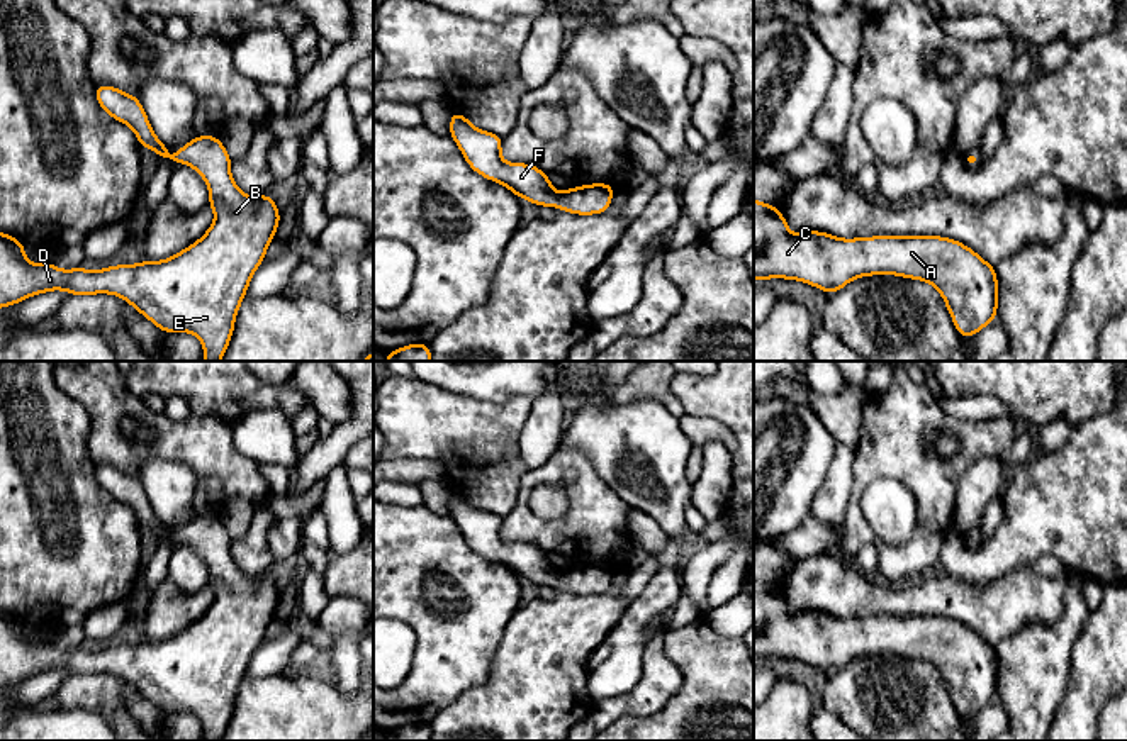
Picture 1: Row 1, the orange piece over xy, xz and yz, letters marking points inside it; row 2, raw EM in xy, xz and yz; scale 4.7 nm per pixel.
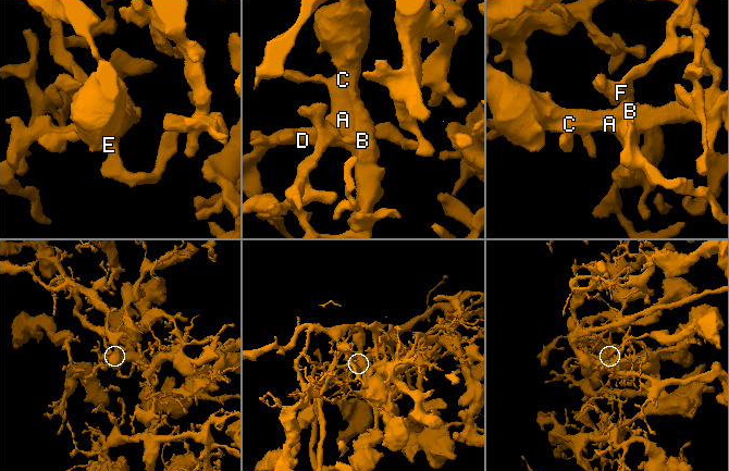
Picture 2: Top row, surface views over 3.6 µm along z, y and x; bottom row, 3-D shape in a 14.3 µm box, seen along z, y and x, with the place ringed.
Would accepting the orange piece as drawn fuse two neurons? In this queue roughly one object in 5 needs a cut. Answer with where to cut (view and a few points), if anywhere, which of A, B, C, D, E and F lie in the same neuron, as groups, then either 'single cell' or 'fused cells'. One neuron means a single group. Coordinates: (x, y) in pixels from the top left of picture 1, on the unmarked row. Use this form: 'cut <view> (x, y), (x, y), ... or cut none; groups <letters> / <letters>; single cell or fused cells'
cut none; groups A B C D E F; single cell

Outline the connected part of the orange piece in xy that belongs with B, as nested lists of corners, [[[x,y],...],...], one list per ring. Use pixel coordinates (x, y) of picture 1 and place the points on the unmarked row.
[[[95,465],[95,478],[104,492],[134,510],[141,527],[153,529],[158,539],[166,539],[171,546],[185,543],[195,549],[209,566],[209,587],[216,599],[199,621],[168,639],[115,644],[98,651],[81,646],[59,649],[51,641],[32,644],[24,632],[25,622],[0,612],[0,687],[17,685],[24,678],[53,670],[64,670],[70,675],[110,673],[129,682],[165,714],[197,716],[204,726],[204,741],[221,741],[253,653],[265,641],[265,632],[275,617],[280,590],[270,575],[250,577],[238,568],[231,556],[233,539],[217,515],[197,515],[170,538],[168,526],[156,517],[136,475],[112,465]]]

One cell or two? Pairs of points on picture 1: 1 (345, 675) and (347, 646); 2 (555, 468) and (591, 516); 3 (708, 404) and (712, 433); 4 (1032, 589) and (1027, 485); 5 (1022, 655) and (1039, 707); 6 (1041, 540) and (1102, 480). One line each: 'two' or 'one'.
1: one
2: one
3: two
4: two
5: one
6: one

